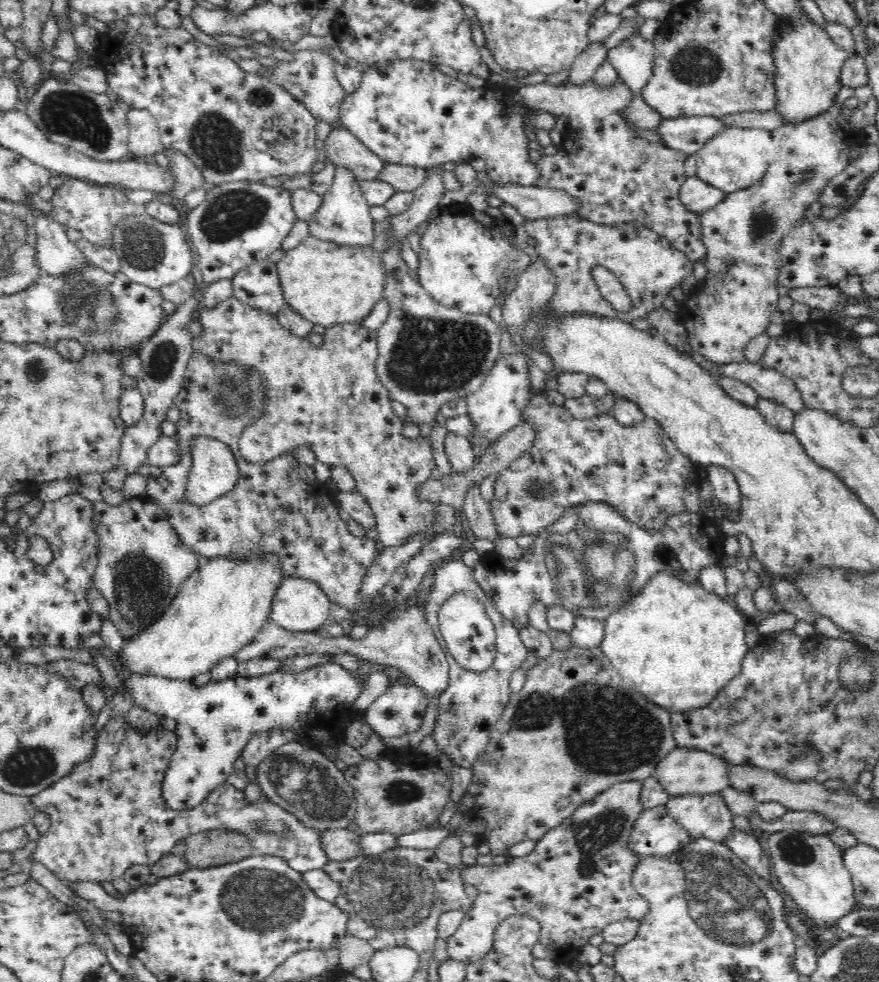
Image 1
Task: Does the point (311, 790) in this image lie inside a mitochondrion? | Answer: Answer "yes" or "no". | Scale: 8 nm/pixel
yes

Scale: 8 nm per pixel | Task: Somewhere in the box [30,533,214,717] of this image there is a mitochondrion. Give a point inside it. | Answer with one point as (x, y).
(139, 583)

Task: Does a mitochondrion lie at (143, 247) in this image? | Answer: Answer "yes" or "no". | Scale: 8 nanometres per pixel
yes

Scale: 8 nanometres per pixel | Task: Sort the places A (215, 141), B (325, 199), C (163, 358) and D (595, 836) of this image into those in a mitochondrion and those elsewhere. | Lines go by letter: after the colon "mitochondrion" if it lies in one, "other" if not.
A: mitochondrion
B: other
C: mitochondrion
D: mitochondrion

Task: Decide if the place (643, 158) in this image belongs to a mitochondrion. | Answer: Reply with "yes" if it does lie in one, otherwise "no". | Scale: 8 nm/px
yes

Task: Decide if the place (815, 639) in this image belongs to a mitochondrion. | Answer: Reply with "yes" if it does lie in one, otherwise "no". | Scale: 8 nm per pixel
no

